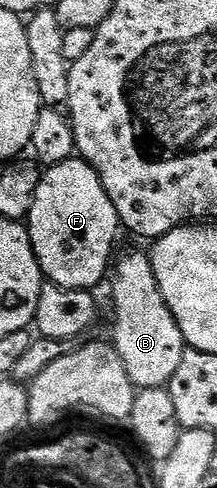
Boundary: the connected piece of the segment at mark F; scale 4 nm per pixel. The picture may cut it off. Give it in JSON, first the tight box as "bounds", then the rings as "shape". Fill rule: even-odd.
{"bounds":[28,159,120,290],"shape":[[[71,159],[59,165],[51,165],[43,172],[40,187],[36,187],[36,199],[32,203],[28,228],[34,254],[47,282],[69,289],[93,290],[94,285],[101,283],[106,268],[107,273],[111,268],[110,252],[114,249],[120,222],[116,207],[112,207],[112,199],[108,199],[108,191],[104,191],[100,183],[98,172],[87,161]]]}

